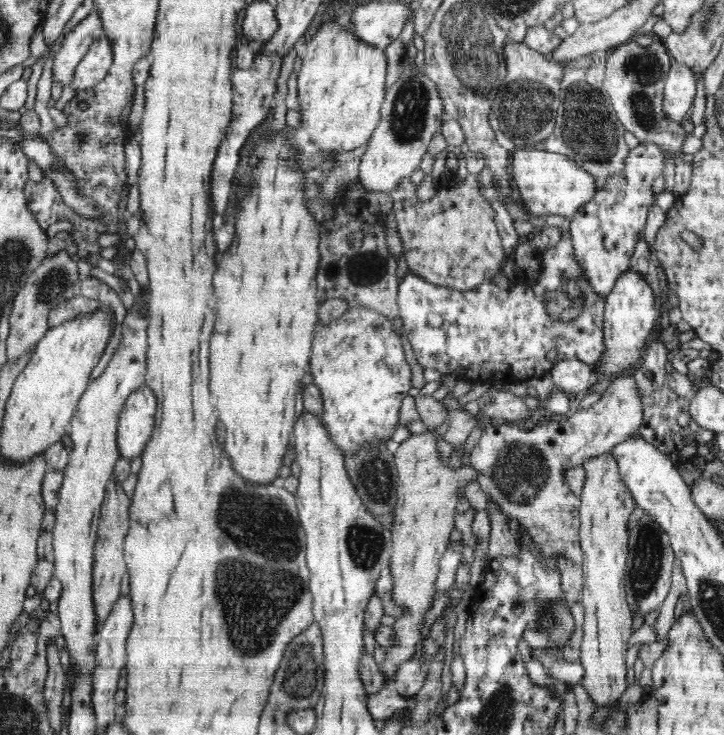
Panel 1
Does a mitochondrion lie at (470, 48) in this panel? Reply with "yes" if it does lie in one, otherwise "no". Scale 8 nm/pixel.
yes

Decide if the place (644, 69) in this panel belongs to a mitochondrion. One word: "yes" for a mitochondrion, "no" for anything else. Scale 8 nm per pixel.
yes

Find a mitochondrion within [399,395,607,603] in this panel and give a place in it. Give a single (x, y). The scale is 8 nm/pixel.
(520, 473)

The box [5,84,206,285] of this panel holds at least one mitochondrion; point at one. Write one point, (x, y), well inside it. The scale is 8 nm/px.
(80, 138)

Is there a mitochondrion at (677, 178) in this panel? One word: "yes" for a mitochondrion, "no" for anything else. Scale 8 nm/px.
no

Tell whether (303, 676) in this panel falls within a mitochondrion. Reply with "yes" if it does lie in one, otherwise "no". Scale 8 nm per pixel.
yes

